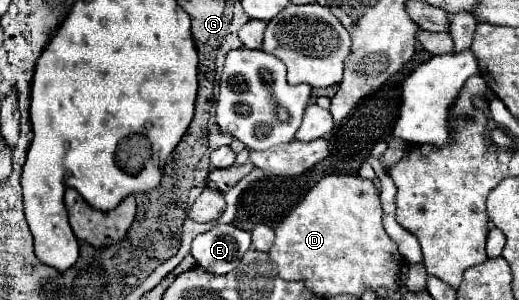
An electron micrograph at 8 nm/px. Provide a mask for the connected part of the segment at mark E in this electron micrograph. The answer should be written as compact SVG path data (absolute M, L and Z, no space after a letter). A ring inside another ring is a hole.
M217 223L207 233L201 233L191 243L191 255L203 269L225 275L235 269L245 251L251 249L251 233L235 225Z

